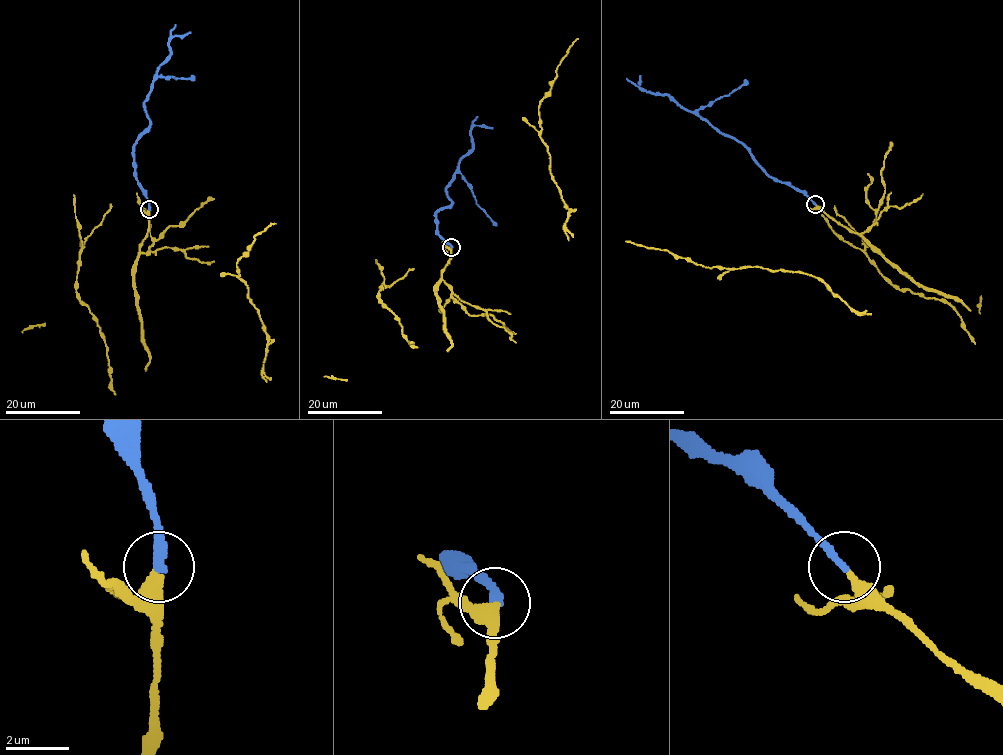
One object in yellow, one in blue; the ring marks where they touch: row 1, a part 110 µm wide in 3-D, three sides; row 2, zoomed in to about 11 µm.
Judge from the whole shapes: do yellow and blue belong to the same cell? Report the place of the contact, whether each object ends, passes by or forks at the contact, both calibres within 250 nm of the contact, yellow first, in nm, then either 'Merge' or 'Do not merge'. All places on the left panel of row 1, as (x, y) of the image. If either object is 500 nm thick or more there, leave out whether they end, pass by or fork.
Place: (149, 209). At the ring yellow ends. At the ring blue ends. Thickness 360 nm (yellow) against 280 nm. Merge

